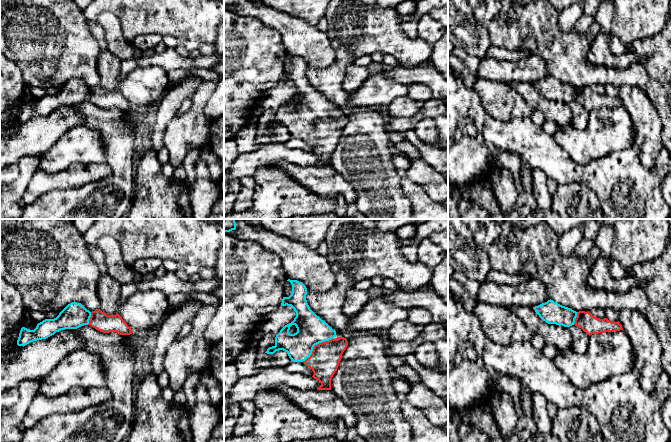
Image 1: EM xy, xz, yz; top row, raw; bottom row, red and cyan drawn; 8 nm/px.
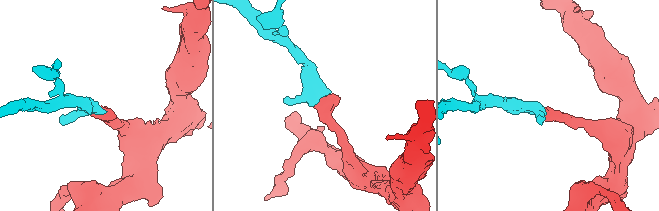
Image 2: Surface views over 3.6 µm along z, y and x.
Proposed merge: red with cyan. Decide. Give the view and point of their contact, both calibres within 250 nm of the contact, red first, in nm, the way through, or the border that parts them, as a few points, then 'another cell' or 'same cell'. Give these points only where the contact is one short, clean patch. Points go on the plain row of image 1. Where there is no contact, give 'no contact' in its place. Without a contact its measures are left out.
meets red in xz at (314, 122); 240 nm thick on the red side, 240 nm on the other; runs through xz (325, 134), (314, 122), (311, 106); same cell

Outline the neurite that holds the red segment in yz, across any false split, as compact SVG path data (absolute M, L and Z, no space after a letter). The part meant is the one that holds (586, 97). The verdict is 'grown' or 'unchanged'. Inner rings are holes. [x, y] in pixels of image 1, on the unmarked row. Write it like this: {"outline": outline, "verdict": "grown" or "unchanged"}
{"outline": "M551 75L533 83L533 85L548 100L562 101L564 103L575 101L589 112L592 110L623 106L619 97L611 98L607 94L596 94L591 89L585 87L576 88Z", "verdict": "grown"}

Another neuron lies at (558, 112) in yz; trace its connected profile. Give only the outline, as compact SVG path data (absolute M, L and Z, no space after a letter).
M527 82L507 84L520 94L534 111L540 112L545 120L552 121L559 127L566 126L572 121L572 112L568 103L546 99L533 84Z

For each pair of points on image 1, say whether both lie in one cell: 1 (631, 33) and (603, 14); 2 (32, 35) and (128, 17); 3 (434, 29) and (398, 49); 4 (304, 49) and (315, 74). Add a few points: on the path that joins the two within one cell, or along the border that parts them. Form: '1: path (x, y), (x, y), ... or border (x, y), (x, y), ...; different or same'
1: border (614, 10), (609, 32); different
2: border (82, 10), (87, 19); different
3: border (418, 36), (432, 45); different
4: border (335, 61), (323, 68), (307, 68); different

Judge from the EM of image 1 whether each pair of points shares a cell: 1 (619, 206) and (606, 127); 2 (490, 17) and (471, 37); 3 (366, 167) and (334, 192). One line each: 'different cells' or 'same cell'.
1: different cells
2: different cells
3: different cells

